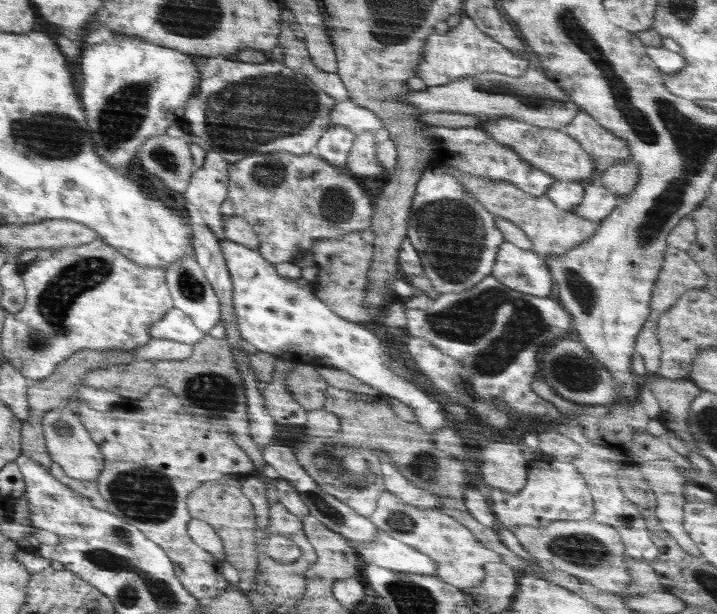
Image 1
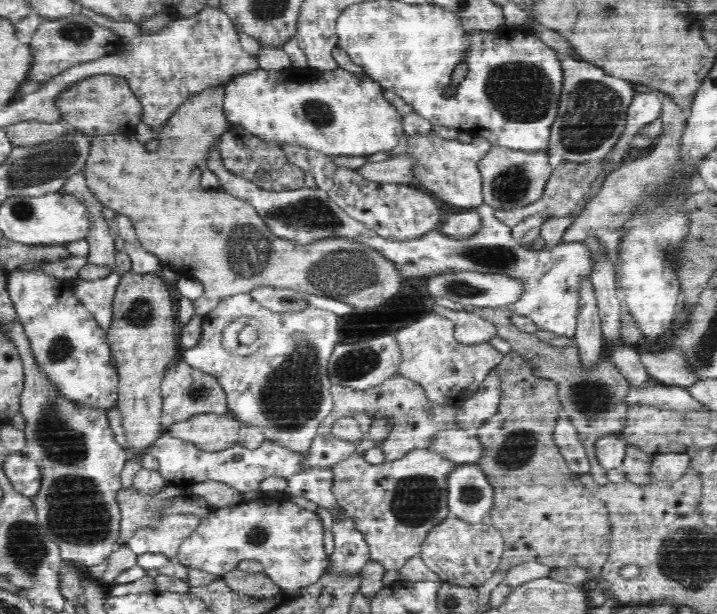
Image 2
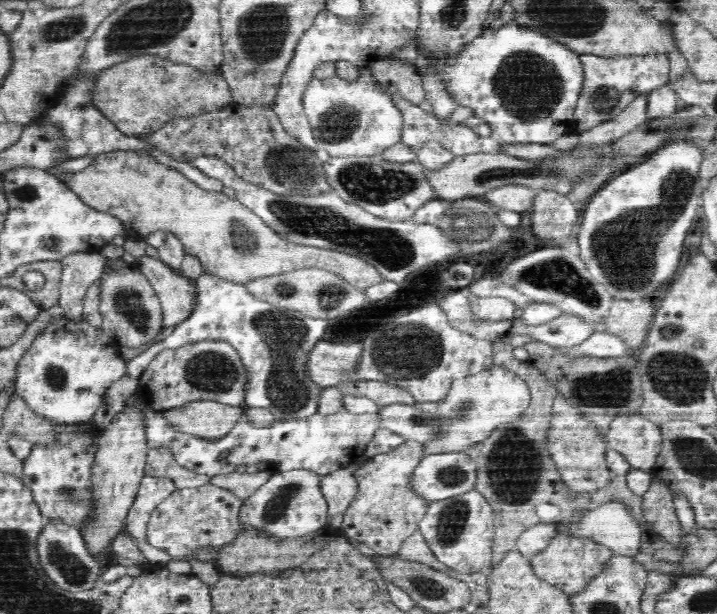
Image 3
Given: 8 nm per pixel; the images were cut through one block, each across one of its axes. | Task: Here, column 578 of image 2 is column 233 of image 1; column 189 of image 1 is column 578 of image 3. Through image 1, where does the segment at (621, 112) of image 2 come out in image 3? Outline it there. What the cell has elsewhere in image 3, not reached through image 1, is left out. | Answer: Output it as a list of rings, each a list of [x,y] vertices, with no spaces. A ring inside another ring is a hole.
[[[581,54],[584,67],[584,86],[576,104],[574,121],[576,132],[594,128],[618,116],[637,96],[650,92],[669,82],[670,60],[668,55],[630,55],[604,57]]]

